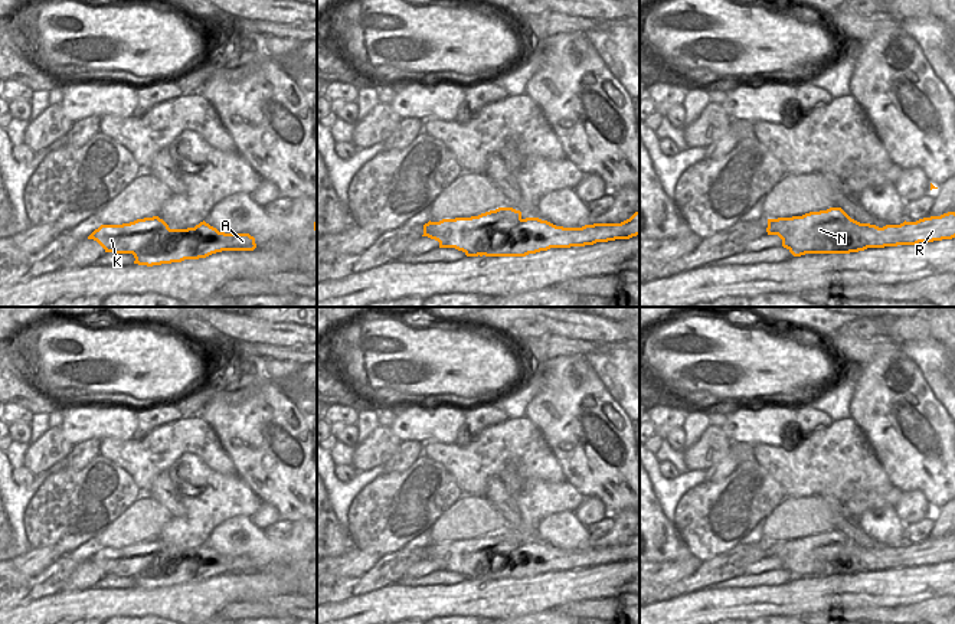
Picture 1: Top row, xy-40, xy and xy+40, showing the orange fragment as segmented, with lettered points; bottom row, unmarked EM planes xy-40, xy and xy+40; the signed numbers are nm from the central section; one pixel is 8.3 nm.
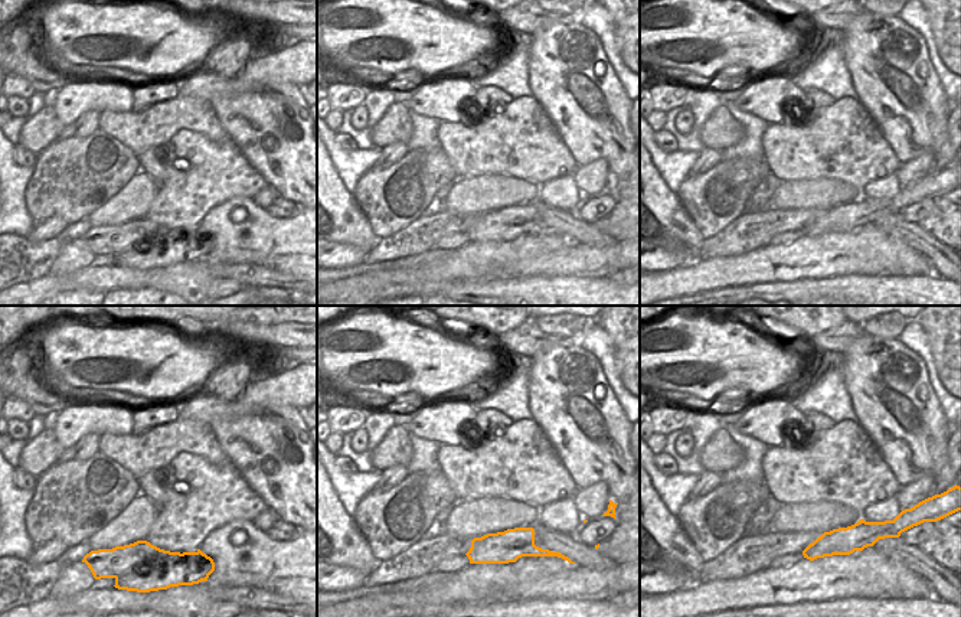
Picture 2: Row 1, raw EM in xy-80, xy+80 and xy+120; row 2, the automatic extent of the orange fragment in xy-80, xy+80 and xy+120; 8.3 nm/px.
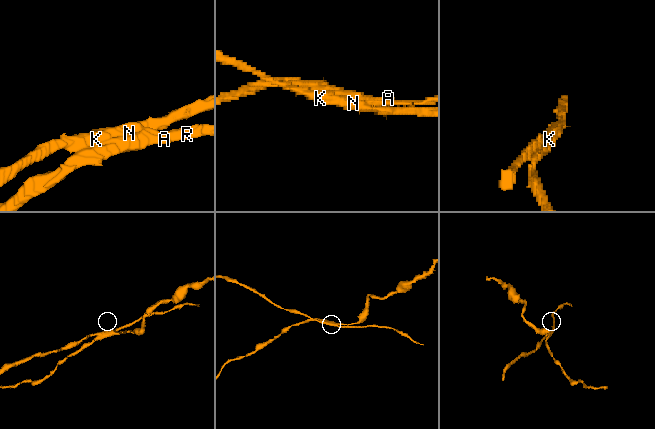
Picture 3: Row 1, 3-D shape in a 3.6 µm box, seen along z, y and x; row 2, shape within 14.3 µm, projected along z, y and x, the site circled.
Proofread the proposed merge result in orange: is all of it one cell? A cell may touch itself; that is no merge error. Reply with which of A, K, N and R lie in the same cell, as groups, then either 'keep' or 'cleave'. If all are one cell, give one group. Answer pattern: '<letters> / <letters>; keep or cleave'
A R / K N; cleave

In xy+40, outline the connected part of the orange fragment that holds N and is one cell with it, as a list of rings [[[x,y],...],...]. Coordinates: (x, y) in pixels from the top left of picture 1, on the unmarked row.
[[[841,530],[810,535],[802,539],[768,542],[768,558],[778,558],[791,576],[817,576],[817,566],[840,555],[863,556],[866,546],[851,542]]]

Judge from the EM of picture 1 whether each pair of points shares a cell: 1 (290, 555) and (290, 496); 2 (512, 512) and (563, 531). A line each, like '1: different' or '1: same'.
1: different
2: different

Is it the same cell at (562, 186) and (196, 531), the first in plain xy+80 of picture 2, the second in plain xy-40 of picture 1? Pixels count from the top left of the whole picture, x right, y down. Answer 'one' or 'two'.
two

